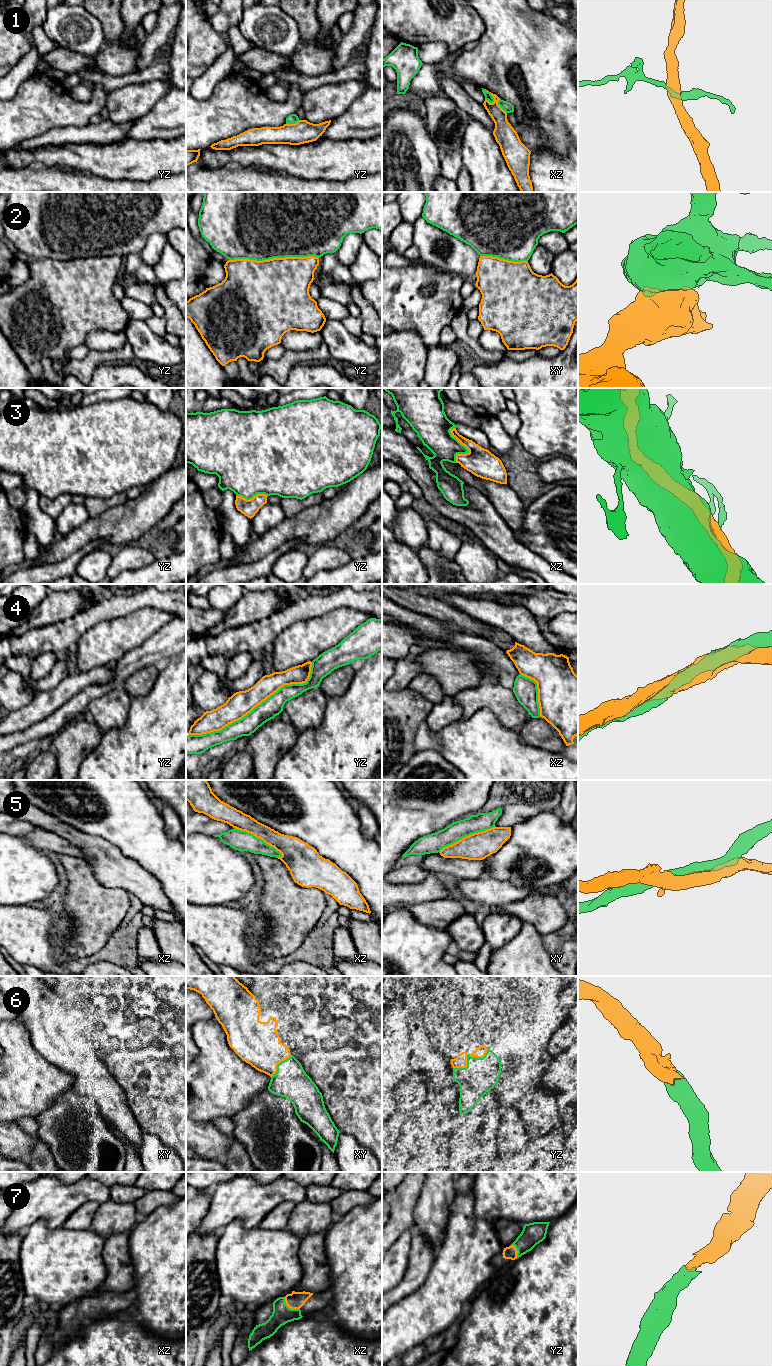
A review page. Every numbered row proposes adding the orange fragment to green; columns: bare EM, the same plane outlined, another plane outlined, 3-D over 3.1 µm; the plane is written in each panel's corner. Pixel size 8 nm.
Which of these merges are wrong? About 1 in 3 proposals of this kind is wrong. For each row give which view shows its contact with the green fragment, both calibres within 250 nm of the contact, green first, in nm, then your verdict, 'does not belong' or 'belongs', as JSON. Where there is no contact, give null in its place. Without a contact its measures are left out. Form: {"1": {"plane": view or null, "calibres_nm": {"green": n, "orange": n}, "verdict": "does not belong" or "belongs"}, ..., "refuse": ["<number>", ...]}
{"1": {"plane": "xz", "calibres_nm": {"green": 60, "orange": 120}, "verdict": "does not belong"}, "2": {"plane": "yz", "calibres_nm": {"green": 500, "orange": 480}, "verdict": "belongs"}, "3": {"plane": "xz", "calibres_nm": {"green": 220, "orange": 220}, "verdict": "does not belong"}, "4": {"plane": "yz", "calibres_nm": {"green": 160, "orange": 200}, "verdict": "belongs"}, "5": {"plane": "xy", "calibres_nm": {"green": 150, "orange": 220}, "verdict": "does not belong"}, "6": {"plane": "yz", "calibres_nm": {"green": 280, "orange": 100}, "verdict": "belongs"}, "7": {"plane": "xz", "calibres_nm": {"green": 160, "orange": 140}, "verdict": "belongs"}, "refuse": ["1", "3", "5"]}

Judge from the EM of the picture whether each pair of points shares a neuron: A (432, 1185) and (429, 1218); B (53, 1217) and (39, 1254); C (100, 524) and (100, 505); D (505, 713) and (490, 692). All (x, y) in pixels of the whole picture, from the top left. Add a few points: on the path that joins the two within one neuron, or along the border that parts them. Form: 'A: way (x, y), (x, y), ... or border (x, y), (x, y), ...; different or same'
A: way (432, 1193), (432, 1210); same
B: border (61, 1225), (49, 1228), (36, 1220), (26, 1229); different
C: border (121, 504), (111, 507), (97, 516), (90, 517); different
D: way (505, 708), (495, 697); same

